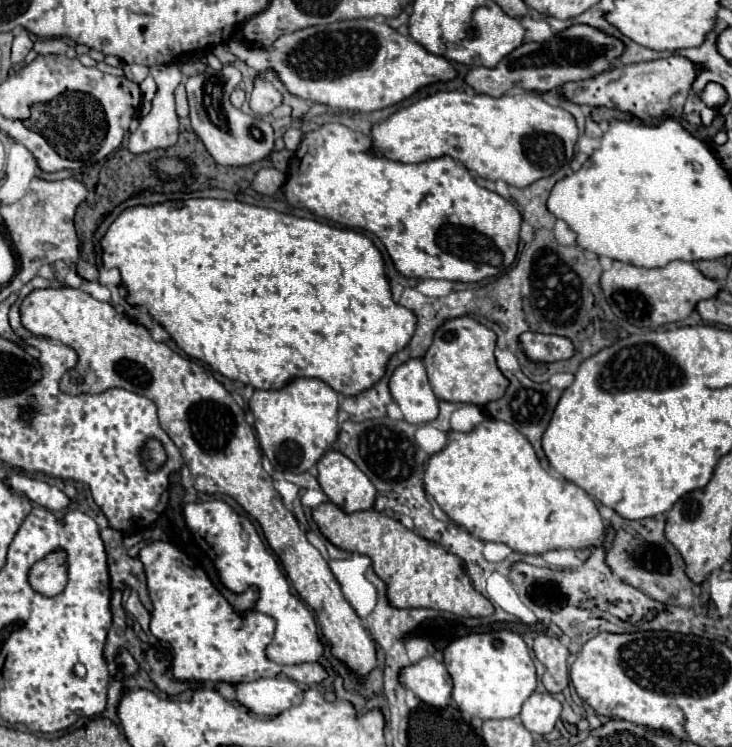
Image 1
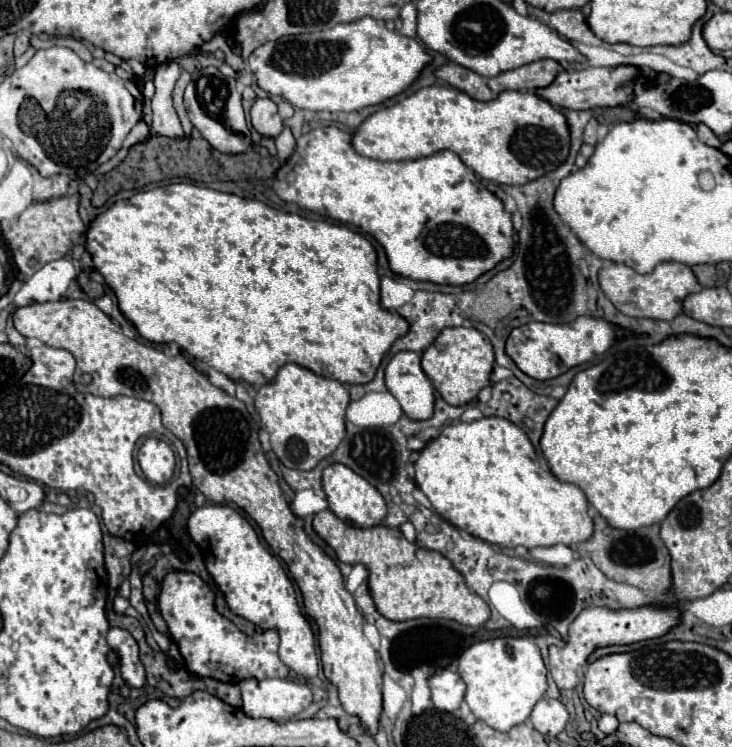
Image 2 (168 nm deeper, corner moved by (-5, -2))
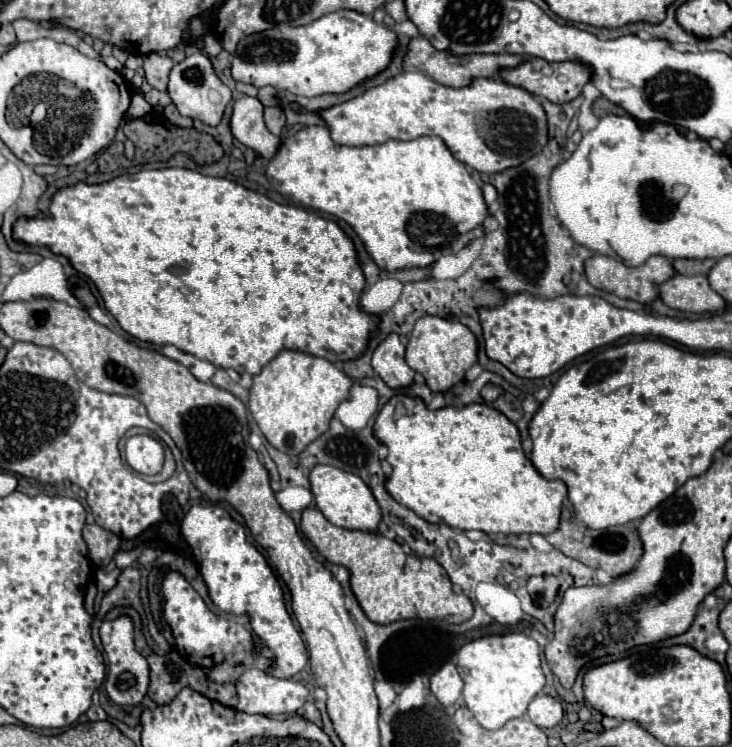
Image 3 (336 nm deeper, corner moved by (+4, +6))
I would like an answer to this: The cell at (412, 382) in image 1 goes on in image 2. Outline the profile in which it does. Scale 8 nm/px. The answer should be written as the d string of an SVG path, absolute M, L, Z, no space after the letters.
M415 351L397 353L385 367L385 385L407 417L429 419L433 415L435 393L419 361L421 355Z

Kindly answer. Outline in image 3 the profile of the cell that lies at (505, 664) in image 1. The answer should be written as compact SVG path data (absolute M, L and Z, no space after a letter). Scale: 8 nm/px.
M524 633L488 635L488 637L480 637L480 639L466 643L458 651L458 673L464 681L462 697L466 701L466 707L474 713L474 717L478 719L478 723L484 729L498 729L506 721L522 717L528 703L538 695L538 691L542 691L542 687L546 683L542 667L540 667L540 647L532 637L528 637Z

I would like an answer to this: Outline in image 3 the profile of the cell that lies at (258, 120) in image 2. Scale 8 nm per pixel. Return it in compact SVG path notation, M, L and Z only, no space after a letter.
M242 97L234 103L230 121L232 135L246 147L272 159L280 147L280 137L272 135L264 123L264 105L256 97Z

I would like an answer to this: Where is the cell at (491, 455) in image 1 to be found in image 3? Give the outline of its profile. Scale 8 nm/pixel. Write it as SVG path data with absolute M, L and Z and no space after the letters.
M396 395L380 411L374 433L388 447L388 463L394 469L386 481L386 489L396 501L410 507L418 517L430 523L444 521L450 527L480 529L484 533L504 535L550 535L558 529L562 501L568 495L566 483L558 479L544 479L536 471L532 461L522 451L518 429L494 407L472 403L462 409L442 407L438 411L430 411L422 399Z

